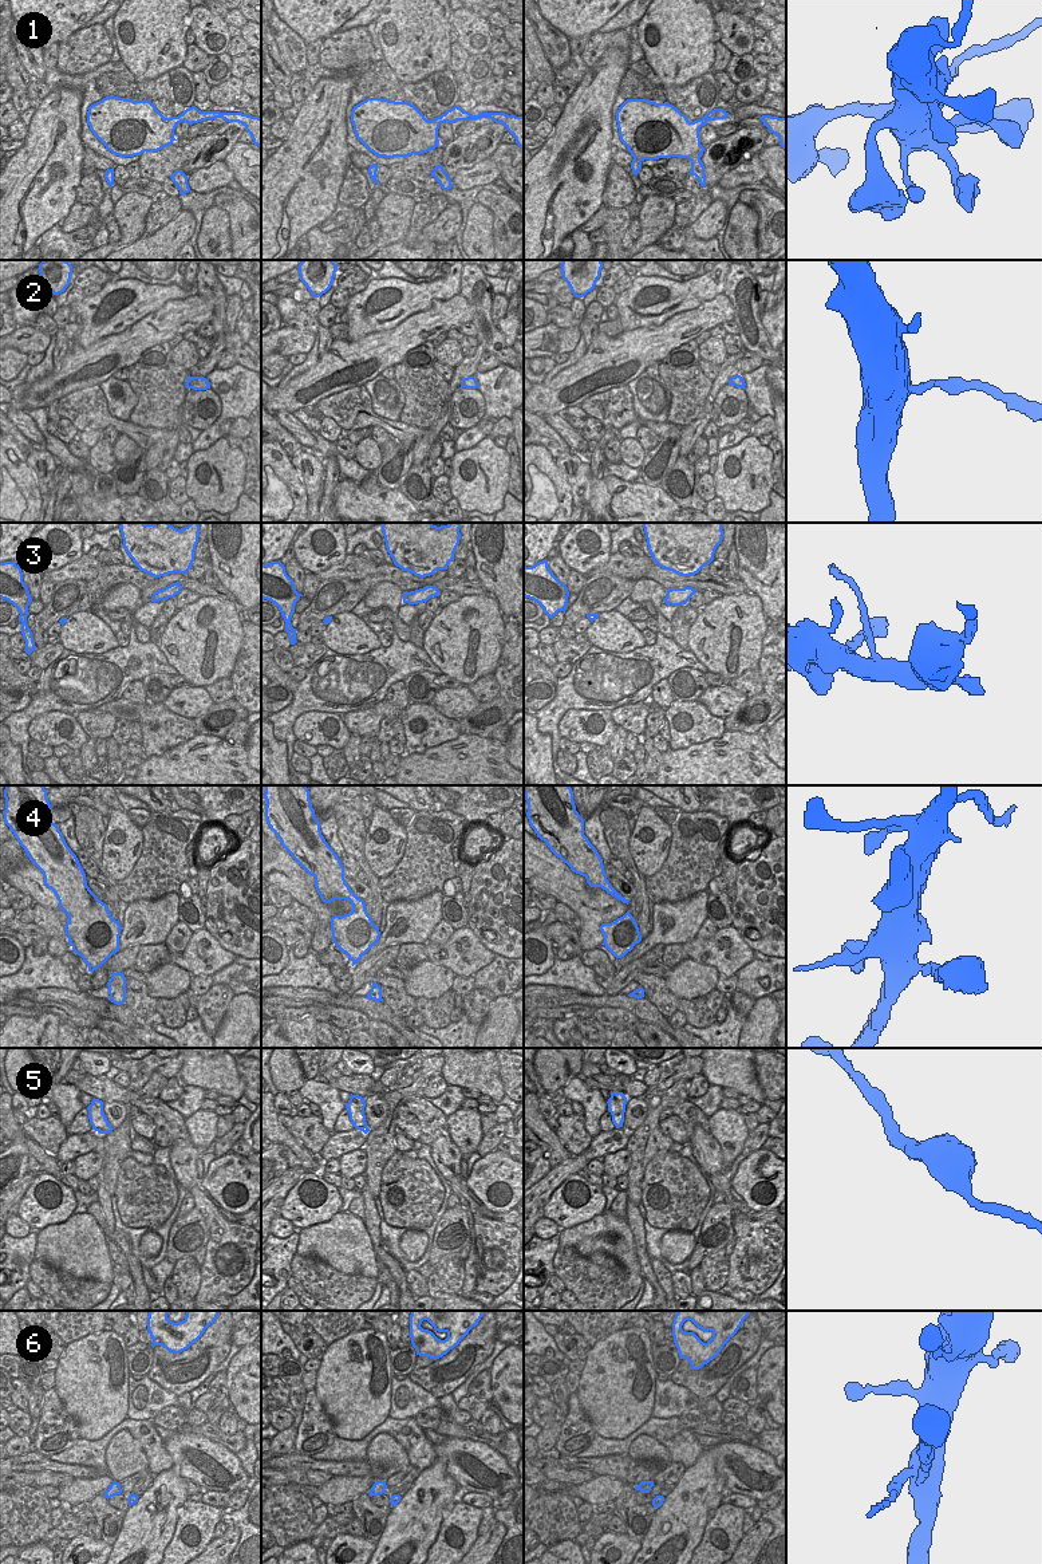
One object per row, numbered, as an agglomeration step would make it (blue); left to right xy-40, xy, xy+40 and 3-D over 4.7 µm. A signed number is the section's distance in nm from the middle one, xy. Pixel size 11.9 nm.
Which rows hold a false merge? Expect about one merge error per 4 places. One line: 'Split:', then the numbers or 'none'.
Split: 2

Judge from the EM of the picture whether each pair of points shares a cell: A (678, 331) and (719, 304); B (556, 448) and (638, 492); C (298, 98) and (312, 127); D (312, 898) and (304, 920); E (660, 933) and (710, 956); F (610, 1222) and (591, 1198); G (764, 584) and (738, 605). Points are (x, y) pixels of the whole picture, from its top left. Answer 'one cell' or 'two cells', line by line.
A: one cell
B: two cells
C: two cells
D: two cells
E: two cells
F: two cells
G: two cells

